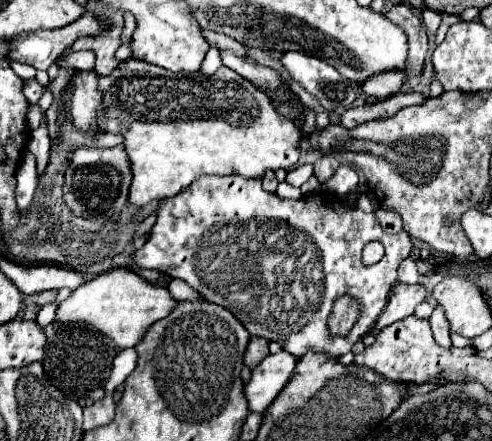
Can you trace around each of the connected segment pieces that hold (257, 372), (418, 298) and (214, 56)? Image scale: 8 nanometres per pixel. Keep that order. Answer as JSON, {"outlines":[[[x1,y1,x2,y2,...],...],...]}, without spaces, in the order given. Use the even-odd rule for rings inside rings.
{"outlines":[[[287,351,265,357,251,375,249,385,245,385,245,397,251,411,263,413,273,399,283,391,295,373,295,359]],[[397,283,389,295,389,301,375,325,375,329,383,329,387,327,389,323,395,323,395,321,401,321,409,315,413,315,415,307,425,301,425,295,427,295,427,289,423,285,405,285,405,283]],[[211,47,205,56,205,59,201,65,200,71,205,75,205,77,211,77,213,73,210,72,211,69,216,70,221,67,220,52,216,47]]]}

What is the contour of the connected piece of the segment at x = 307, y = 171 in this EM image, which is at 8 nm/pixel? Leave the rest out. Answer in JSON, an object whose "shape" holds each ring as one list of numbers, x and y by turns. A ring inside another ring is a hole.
{"shape":[[306,164,287,173,287,181,295,187,301,187,313,175,313,166]]}

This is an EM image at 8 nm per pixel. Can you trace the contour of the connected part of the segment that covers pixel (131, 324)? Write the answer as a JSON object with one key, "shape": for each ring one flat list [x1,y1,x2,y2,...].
{"shape":[[109,269,97,275,95,279,83,283,65,301,57,303,57,313,53,323,55,325,85,323,87,327,97,329,115,347,125,349,137,345,141,335,153,325,153,321,169,315,173,307,175,307,175,299,169,295,165,287,141,279,131,269]]}

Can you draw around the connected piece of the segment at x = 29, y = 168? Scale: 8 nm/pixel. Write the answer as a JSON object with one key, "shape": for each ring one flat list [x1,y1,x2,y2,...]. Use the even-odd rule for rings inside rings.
{"shape":[[25,151,21,159,21,167,17,169,17,189,15,189,15,199,21,213,27,213,33,203,37,181,39,181,39,175,35,171,35,155]]}

